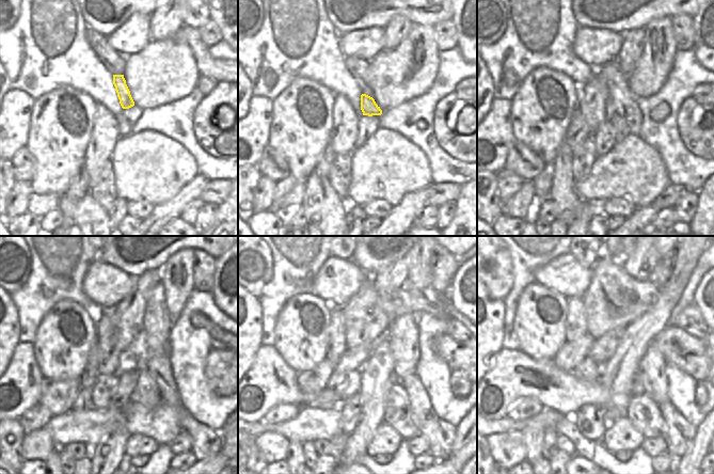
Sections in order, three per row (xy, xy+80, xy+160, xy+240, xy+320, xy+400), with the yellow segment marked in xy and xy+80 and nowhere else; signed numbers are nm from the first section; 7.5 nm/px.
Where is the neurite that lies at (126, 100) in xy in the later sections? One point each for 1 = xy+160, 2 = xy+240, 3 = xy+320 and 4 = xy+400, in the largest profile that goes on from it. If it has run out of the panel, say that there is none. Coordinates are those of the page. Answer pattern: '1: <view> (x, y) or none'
1: xy+160 (621, 131)
2: xy+240 (146, 393)
3: xy+320 (397, 411)
4: xy+400 (644, 413)

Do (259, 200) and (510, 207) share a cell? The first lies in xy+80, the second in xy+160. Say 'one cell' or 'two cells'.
two cells

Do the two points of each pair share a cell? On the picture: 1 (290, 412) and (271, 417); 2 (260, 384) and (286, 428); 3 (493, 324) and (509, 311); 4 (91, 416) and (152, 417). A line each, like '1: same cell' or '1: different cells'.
1: same cell
2: different cells
3: different cells
4: same cell

